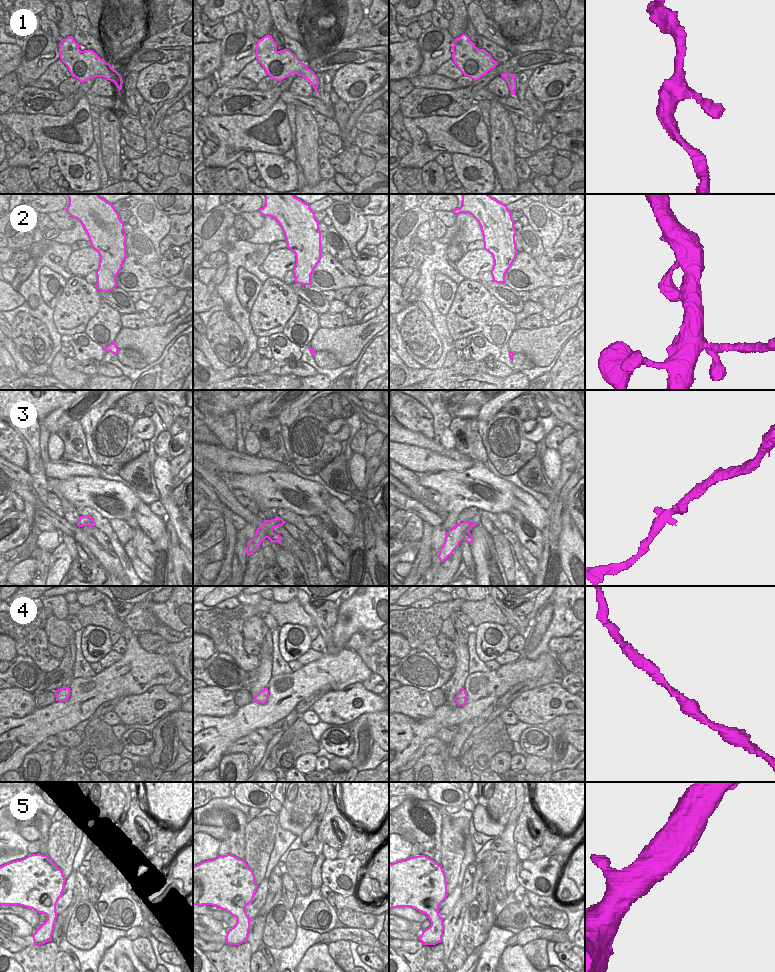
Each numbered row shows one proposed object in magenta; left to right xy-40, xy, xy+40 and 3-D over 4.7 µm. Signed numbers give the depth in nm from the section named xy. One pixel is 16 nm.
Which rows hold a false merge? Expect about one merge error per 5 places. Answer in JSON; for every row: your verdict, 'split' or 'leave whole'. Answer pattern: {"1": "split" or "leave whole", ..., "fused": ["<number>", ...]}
{"1": "leave whole", "2": "leave whole", "3": "leave whole", "4": "leave whole", "5": "leave whole", "fused": []}

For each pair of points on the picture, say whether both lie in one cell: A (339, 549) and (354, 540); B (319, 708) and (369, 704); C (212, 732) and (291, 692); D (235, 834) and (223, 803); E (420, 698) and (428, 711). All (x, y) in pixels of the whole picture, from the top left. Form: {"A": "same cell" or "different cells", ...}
{"A": "different cells", "B": "same cell", "C": "same cell", "D": "different cells", "E": "same cell"}

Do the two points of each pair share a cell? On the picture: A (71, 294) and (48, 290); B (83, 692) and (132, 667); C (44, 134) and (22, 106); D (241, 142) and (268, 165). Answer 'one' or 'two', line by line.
A: two
B: one
C: two
D: two

